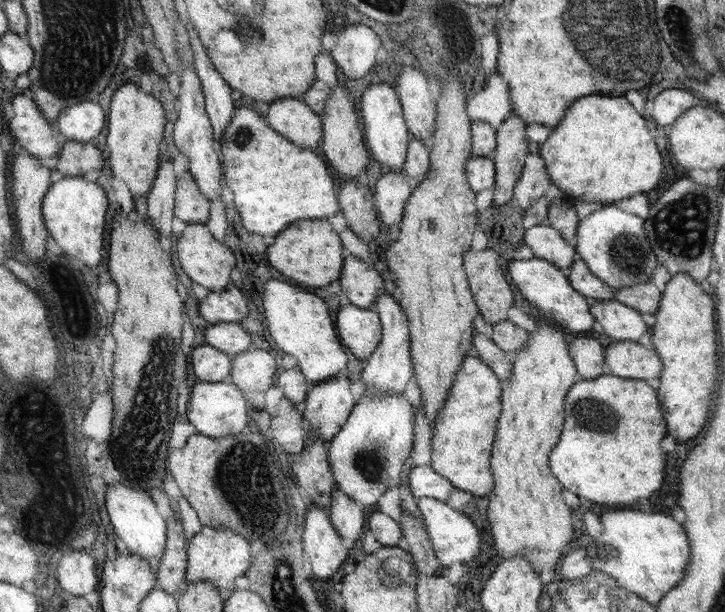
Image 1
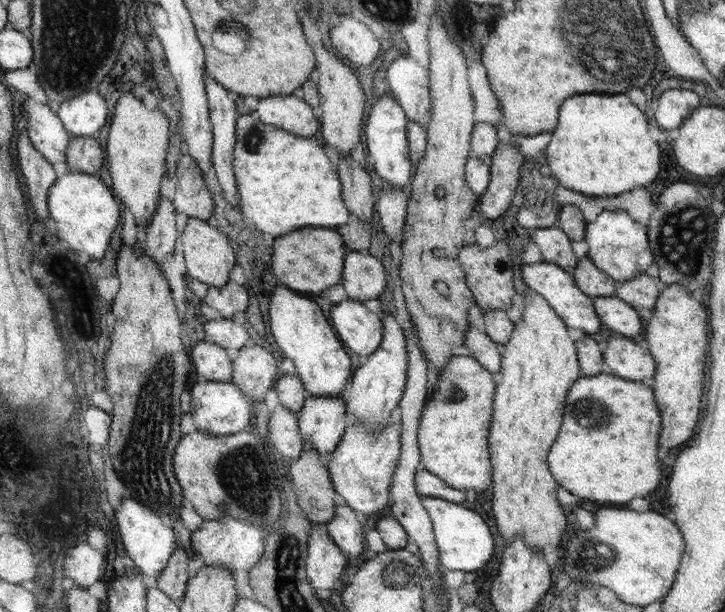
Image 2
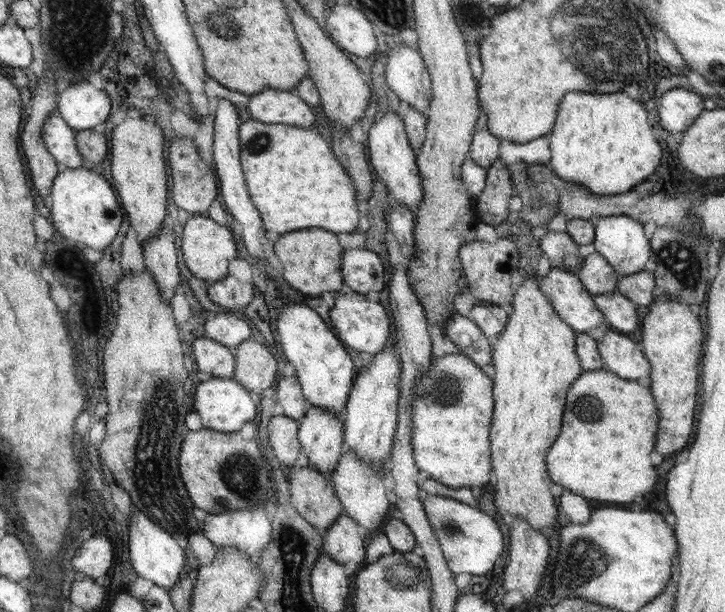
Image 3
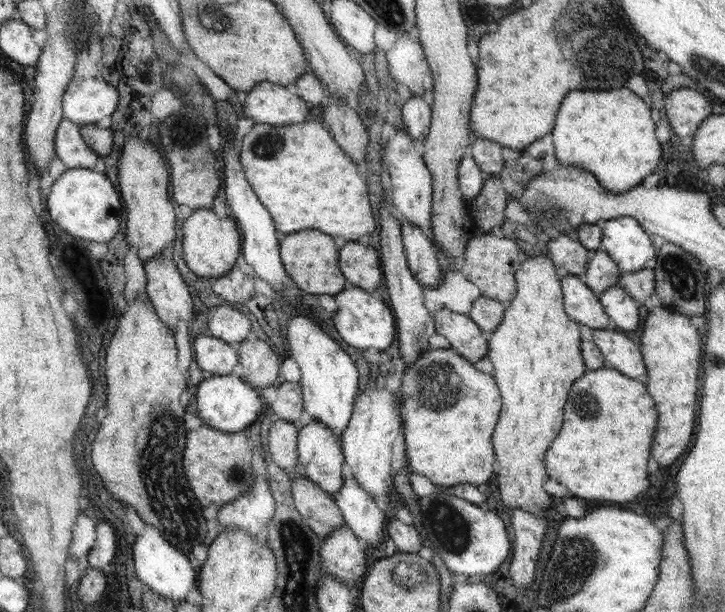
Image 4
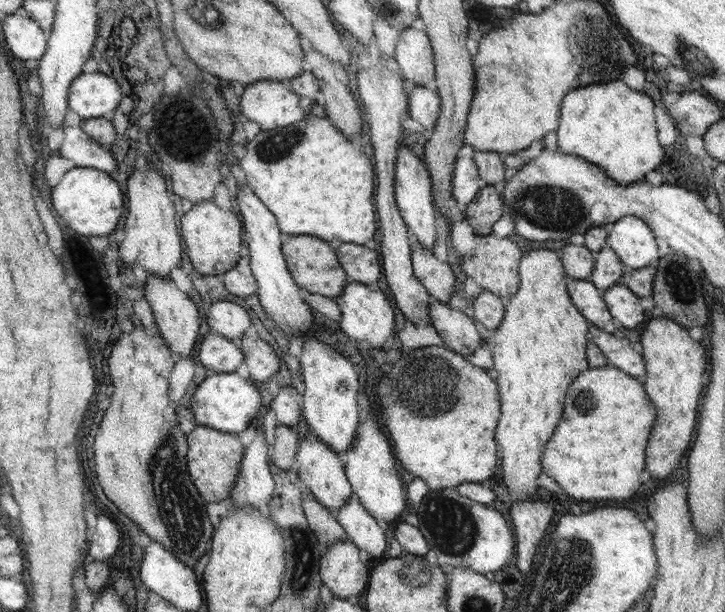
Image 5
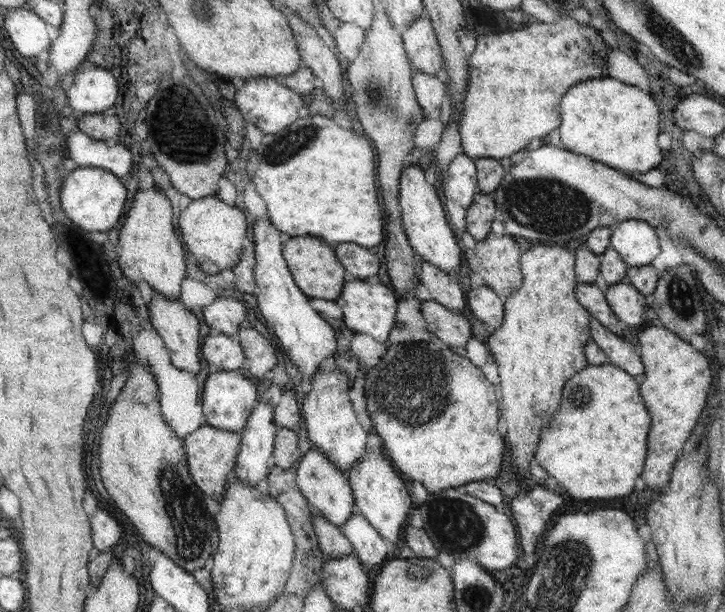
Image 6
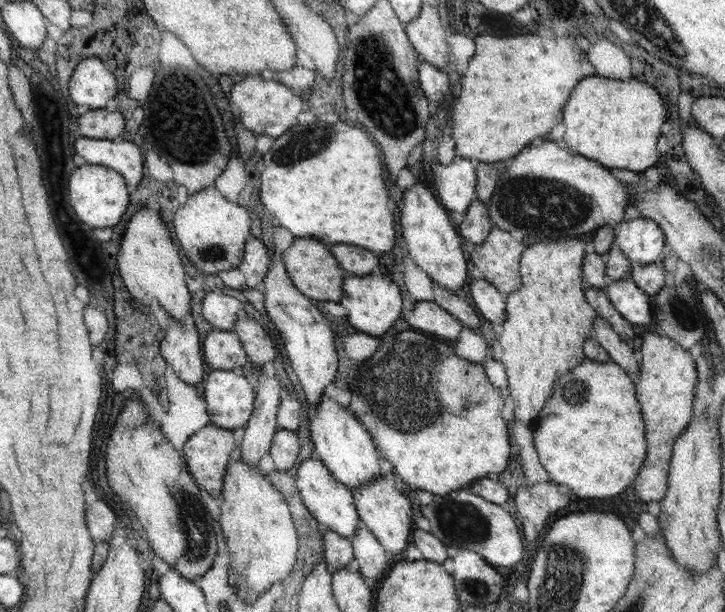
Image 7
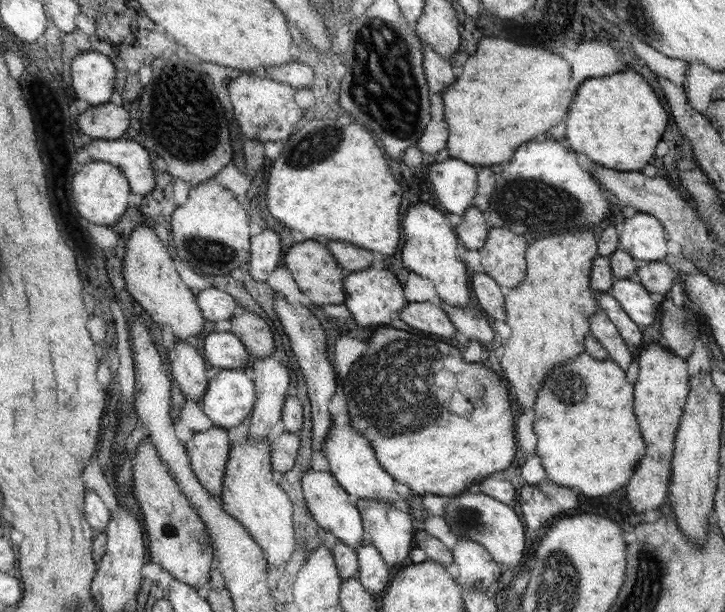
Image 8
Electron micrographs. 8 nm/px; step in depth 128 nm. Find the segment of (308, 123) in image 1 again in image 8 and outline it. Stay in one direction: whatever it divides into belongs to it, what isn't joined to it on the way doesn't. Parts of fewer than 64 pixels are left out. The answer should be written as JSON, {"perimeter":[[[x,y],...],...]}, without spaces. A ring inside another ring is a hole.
{"perimeter":[[[262,72],[242,73],[228,84],[232,112],[240,126],[240,132],[252,140],[267,143],[286,140],[294,132],[294,124],[300,120],[302,110],[294,102],[292,85],[264,78]]]}

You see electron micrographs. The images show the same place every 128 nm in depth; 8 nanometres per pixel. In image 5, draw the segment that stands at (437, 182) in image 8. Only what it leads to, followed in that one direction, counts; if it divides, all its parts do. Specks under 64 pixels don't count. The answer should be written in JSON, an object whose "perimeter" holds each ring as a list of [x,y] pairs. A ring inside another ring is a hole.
{"perimeter":[[[461,156],[457,167],[453,170],[453,197],[461,204],[470,204],[471,200],[477,198],[481,188],[487,182],[479,175],[478,167],[474,159]]]}

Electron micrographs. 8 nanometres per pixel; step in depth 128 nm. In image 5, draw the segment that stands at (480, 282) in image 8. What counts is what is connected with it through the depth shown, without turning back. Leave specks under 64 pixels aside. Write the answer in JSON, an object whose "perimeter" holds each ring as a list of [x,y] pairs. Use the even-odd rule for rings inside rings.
{"perimeter":[[[483,290],[473,302],[472,317],[483,331],[496,330],[505,318],[505,300],[493,292]]]}

